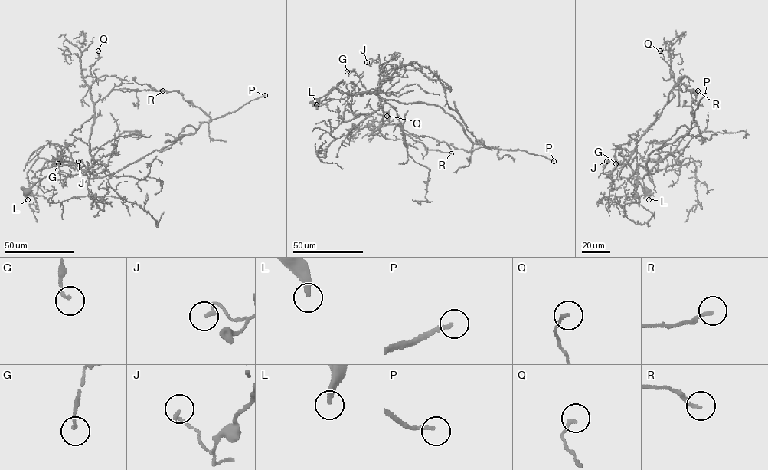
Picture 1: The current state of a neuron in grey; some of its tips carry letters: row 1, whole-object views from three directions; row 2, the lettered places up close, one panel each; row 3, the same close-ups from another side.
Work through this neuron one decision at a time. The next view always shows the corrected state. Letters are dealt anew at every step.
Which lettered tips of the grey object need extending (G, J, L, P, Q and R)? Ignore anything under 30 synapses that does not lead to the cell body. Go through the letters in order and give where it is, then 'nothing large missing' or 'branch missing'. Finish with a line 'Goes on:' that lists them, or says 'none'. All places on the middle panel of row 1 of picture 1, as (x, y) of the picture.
G: (347, 71) | nothing large missing
J: (367, 62) | nothing large missing
L: (316, 104) | nothing large missing
P: (553, 161) | branch missing
Q: (387, 116) | nothing large missing
R: (451, 153) | nothing large missing
Goes on: P

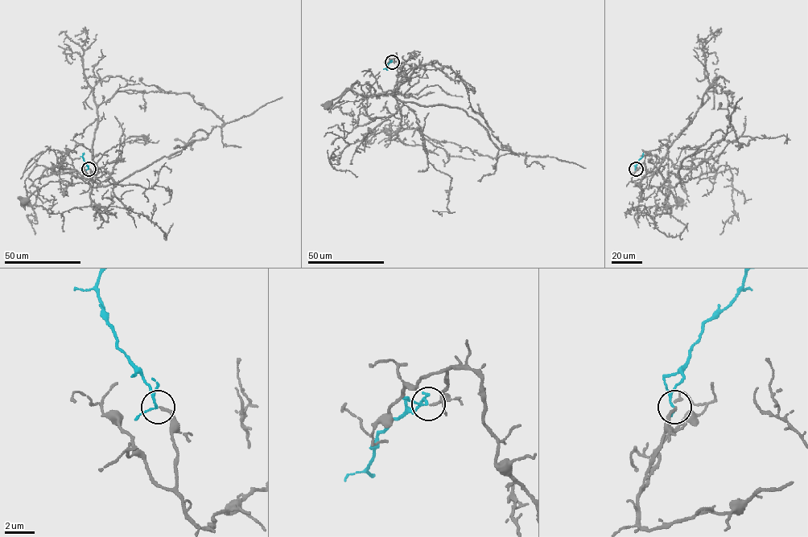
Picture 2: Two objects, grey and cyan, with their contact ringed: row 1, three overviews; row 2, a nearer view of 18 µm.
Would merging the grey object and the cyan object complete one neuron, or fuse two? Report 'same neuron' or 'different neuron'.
same neuron

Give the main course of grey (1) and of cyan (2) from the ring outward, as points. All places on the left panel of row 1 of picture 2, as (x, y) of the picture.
1: (88, 168), (94, 181), (105, 172), (100, 167), (89, 181), (88, 206), (49, 214), (25, 200)
2: (88, 168), (83, 157), (84, 153)

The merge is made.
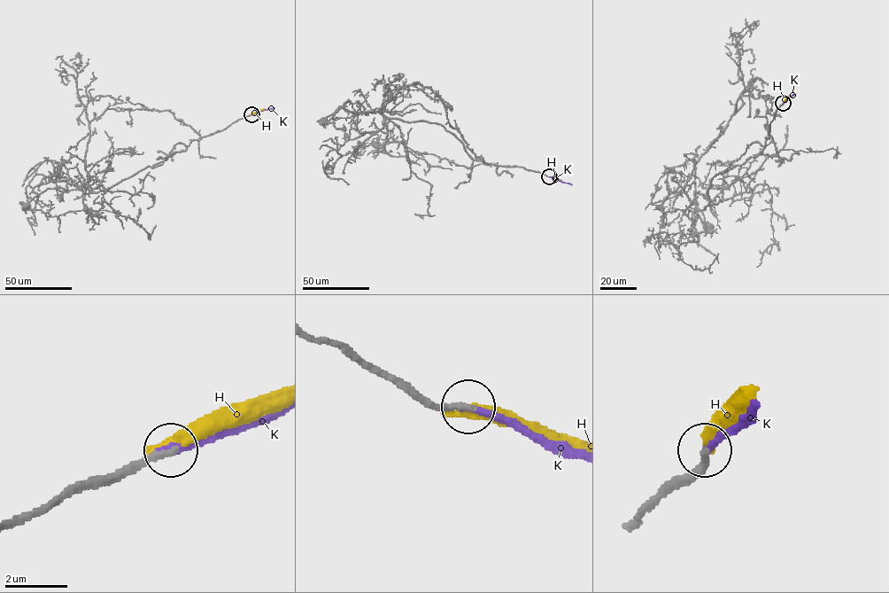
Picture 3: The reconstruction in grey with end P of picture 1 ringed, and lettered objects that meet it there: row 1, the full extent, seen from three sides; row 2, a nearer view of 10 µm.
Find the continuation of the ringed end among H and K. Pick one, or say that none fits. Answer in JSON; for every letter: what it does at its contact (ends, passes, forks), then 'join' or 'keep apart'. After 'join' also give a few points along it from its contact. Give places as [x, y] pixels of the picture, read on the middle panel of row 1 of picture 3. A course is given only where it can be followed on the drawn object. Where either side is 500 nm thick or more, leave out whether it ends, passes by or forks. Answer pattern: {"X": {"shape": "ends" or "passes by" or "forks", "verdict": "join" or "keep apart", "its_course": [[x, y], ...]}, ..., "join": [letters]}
{"H": {"shape": "ends", "verdict": "keep apart"}, "K": {"shape": "ends", "verdict": "join", "its_course": [[549, 176], [572, 184]]}, "join": ["K"]}

